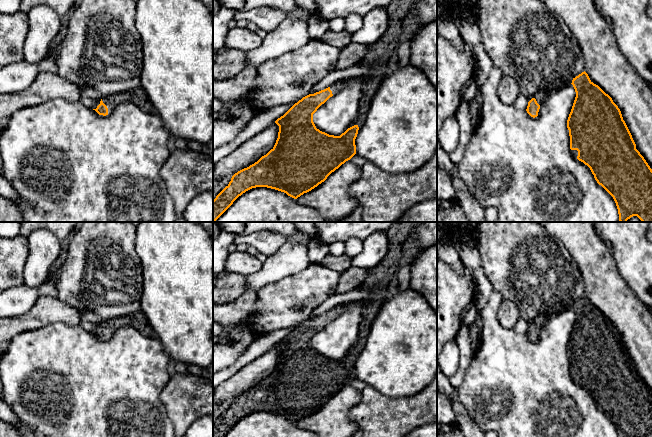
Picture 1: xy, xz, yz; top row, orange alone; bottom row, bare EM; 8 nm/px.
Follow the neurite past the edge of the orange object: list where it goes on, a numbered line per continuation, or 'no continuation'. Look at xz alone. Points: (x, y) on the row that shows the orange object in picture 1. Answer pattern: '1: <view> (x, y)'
1: xz (339, 85)

